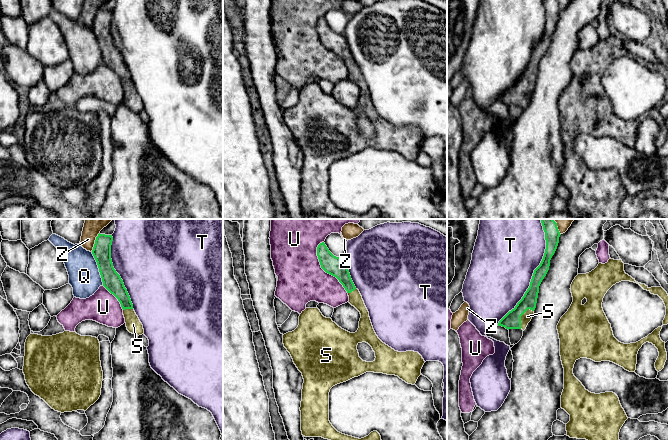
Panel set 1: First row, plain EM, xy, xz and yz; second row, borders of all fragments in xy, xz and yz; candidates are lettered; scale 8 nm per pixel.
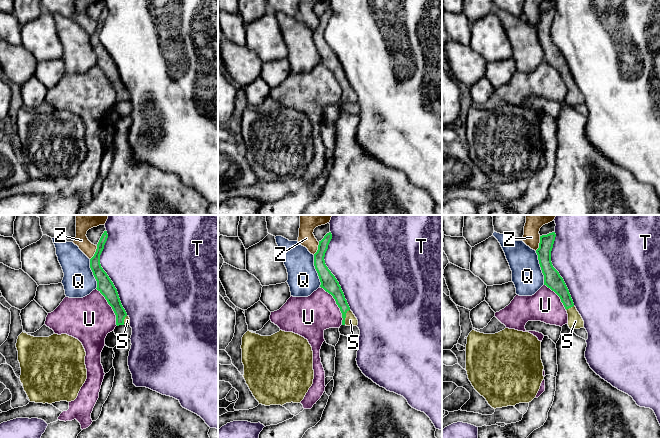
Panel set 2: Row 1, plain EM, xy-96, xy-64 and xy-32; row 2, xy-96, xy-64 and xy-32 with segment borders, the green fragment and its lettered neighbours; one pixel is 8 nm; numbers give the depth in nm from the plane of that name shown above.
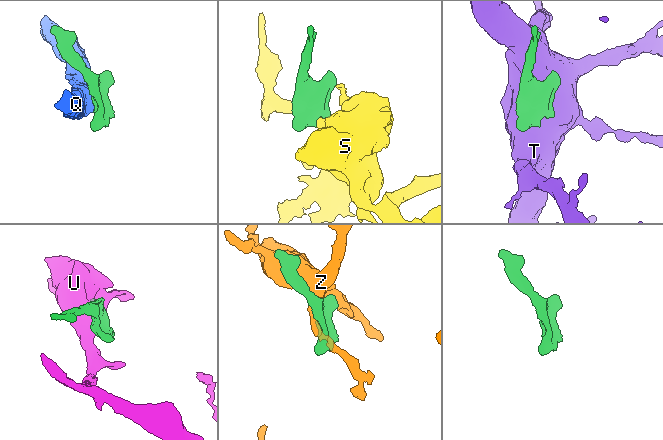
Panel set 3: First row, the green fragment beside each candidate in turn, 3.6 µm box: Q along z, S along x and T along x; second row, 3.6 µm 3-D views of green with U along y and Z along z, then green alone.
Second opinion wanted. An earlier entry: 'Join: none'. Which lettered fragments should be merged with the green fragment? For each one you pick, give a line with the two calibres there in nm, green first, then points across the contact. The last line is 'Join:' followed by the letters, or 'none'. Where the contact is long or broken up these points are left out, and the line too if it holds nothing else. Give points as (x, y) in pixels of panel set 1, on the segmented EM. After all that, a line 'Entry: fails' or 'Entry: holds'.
S: Thickness 140 nm (green) against 80 nm. Path across: yz (512, 320), (521, 315), (527, 316)
Join: S
Entry: fails

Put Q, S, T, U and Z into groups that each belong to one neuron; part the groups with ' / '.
Q / S / T / U / Z

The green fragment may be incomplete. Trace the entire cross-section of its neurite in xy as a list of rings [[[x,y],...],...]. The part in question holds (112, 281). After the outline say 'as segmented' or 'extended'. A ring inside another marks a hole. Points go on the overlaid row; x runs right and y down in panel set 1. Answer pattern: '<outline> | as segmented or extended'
[[[98,234],[92,250],[102,278],[103,286],[113,294],[121,304],[127,330],[135,335],[144,334],[143,325],[136,315],[133,304],[123,280],[113,267],[111,259],[112,235]]] | extended

